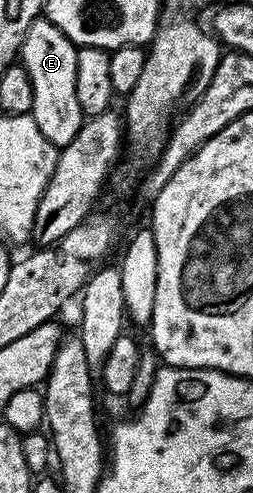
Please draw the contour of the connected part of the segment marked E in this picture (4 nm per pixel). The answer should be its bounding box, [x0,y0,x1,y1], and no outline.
[20,18,84,150]

